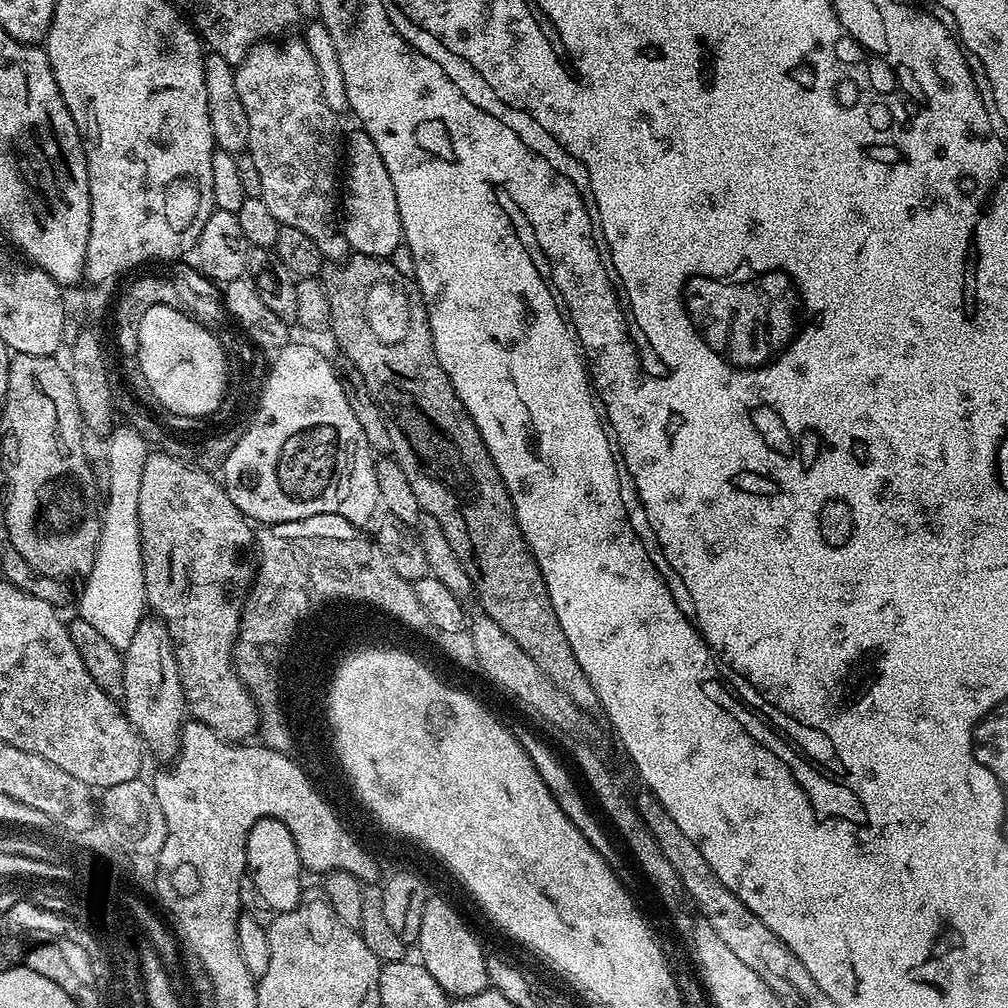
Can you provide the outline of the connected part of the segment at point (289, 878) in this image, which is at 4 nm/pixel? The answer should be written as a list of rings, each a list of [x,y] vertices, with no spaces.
[[[261,818],[254,822],[246,842],[242,845],[242,852],[247,879],[252,880],[254,886],[258,886],[258,894],[262,894],[266,906],[272,909],[273,913],[289,912],[301,904],[303,896],[300,895],[303,894],[304,888],[300,885],[302,869],[298,846],[294,842],[294,834],[290,834],[290,830],[286,830],[282,822],[274,818]]]

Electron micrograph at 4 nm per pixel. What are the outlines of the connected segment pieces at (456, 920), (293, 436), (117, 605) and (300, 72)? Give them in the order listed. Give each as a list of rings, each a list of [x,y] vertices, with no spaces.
[[[429,898],[426,910],[422,910],[422,930],[418,941],[419,959],[424,968],[430,970],[434,982],[442,986],[449,998],[473,996],[489,991],[486,974],[486,951],[476,941],[476,936],[464,925],[464,920],[444,900]]]
[[[296,342],[281,348],[273,360],[258,396],[260,405],[254,408],[256,418],[252,432],[246,435],[243,444],[230,450],[229,462],[222,469],[222,483],[230,502],[234,502],[249,521],[260,526],[294,522],[314,514],[338,514],[352,524],[364,526],[376,508],[378,512],[380,504],[377,457],[366,442],[366,434],[362,434],[358,418],[354,418],[354,410],[350,410],[344,381],[335,363],[327,360],[318,349]]]
[[[118,428],[111,433],[112,441],[108,444],[108,508],[106,504],[102,512],[100,541],[96,547],[94,566],[83,581],[84,593],[80,596],[78,616],[90,622],[90,626],[95,626],[115,648],[123,650],[130,646],[134,630],[138,630],[146,616],[138,496],[150,445],[133,428]]]
[[[300,40],[290,41],[285,48],[268,47],[272,46],[264,42],[255,44],[249,50],[248,57],[241,64],[235,65],[236,77],[234,78],[234,86],[238,86],[238,98],[242,98],[242,106],[246,110],[246,119],[250,121],[250,142],[248,143],[247,155],[254,158],[254,167],[258,170],[258,175],[260,175],[262,181],[260,197],[266,202],[270,214],[274,214],[274,218],[280,225],[295,226],[298,230],[303,230],[318,245],[318,250],[322,250],[325,261],[347,260],[350,249],[346,242],[342,216],[338,211],[338,185],[342,180],[342,132],[340,136],[340,120],[336,117],[335,110],[328,105],[327,98],[324,97],[324,80],[320,77],[320,64],[316,61],[315,54]]]

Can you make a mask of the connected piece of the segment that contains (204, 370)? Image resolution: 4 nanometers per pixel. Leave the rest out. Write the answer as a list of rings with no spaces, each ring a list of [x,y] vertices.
[[[165,304],[150,306],[138,326],[135,359],[146,374],[151,399],[174,416],[211,417],[229,391],[228,359],[215,332]]]

